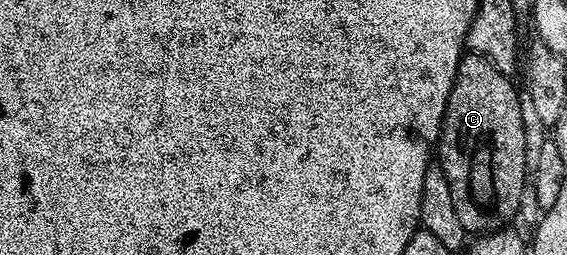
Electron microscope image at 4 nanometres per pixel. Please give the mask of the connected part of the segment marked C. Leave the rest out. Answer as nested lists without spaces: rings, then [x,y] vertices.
[[[465,53],[456,69],[456,82],[448,97],[444,123],[440,125],[438,165],[446,172],[454,212],[458,212],[458,220],[462,220],[468,232],[496,232],[507,227],[511,223],[508,221],[519,215],[524,194],[526,198],[526,183],[530,178],[530,146],[528,150],[524,110],[520,107],[520,98],[512,87],[512,81],[509,75],[494,68],[494,64],[490,64],[490,60],[481,54]]]

